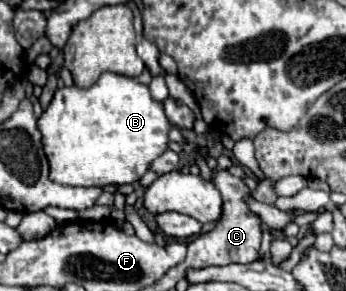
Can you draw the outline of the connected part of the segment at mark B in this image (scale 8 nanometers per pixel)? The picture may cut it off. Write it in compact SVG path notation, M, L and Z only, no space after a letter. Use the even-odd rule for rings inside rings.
M104 72L90 88L60 88L38 118L38 128L44 136L44 152L50 160L50 180L62 186L120 186L138 182L150 164L168 150L168 132L172 124L164 112L164 104L152 98L148 86L130 76Z

